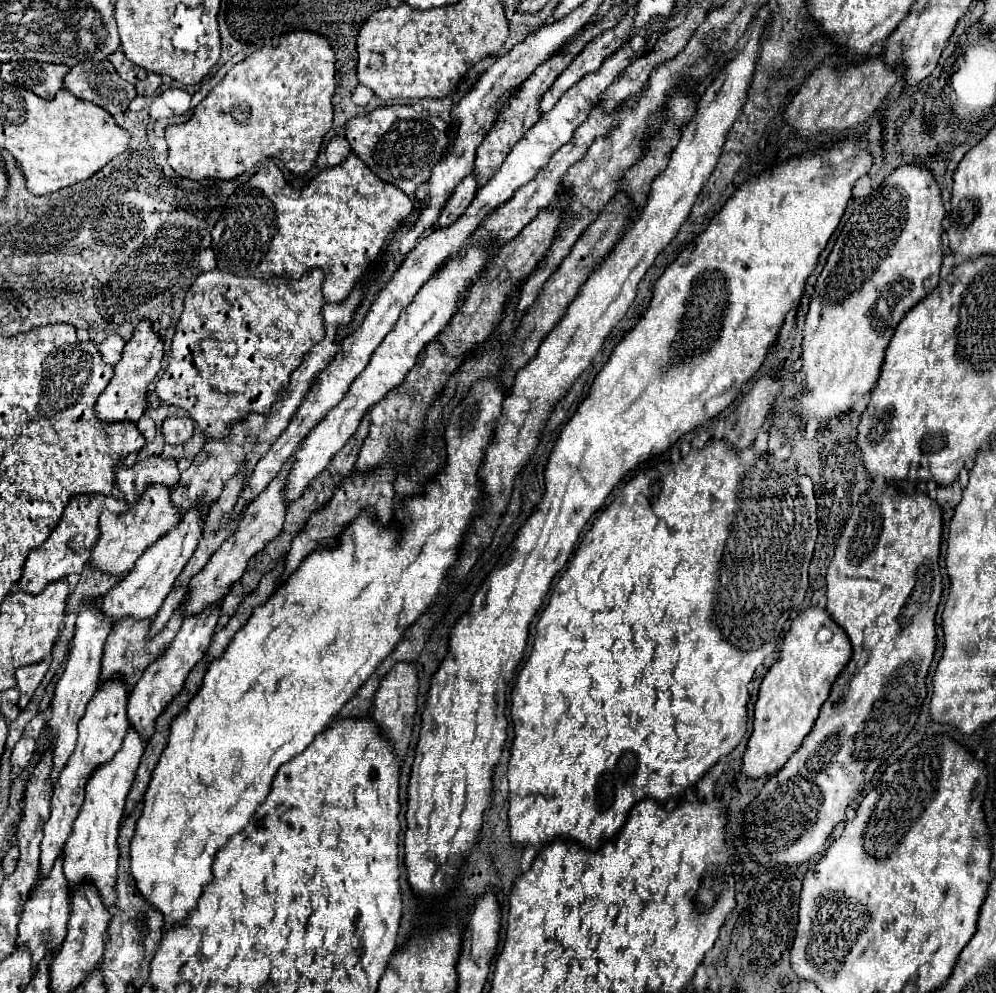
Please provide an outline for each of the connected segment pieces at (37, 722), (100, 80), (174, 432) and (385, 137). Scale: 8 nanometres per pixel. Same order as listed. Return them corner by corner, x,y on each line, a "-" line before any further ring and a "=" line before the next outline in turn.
39,713
39,715
35,715
35,717
27,723
23,735
25,735
25,737
31,737
31,739
39,739
43,727
45,727
45,715
=
107,59
75,65
65,75
65,89
79,99
107,109
111,115
125,111
137,95
135,87
121,79
=
167,417
161,425
165,443
183,445
193,435
193,421
189,417
=
385,105
377,107
367,115
357,115
349,119
345,137
351,149
363,163
385,183
391,183
413,195
415,189
431,177
431,169
441,161
445,149
445,131
449,123
439,115
431,115
425,109
415,109
411,105

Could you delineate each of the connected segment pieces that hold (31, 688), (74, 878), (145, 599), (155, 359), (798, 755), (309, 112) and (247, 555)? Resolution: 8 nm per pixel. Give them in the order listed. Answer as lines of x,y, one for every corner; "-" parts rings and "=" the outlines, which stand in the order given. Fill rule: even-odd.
41,661
37,665
25,665
25,667
17,669
17,673
15,673
15,677
17,677
17,689
21,693
21,697
19,697
19,709
27,707
27,703
31,701
37,685
45,677
47,669
49,669
47,661
=
135,727
127,729
127,735
123,739
121,749
117,755
107,761
105,765
97,767
93,775
89,775
85,785
85,801
79,809
79,815
73,823
73,831
65,843
63,849
63,871
69,879
69,885
77,885
79,881
93,881
99,889
105,907
113,907
115,903
115,881
117,881
117,835
119,835
119,821
125,811
125,799
131,789
131,783
135,779
135,771
139,765
139,759
145,751
145,741
137,733
=
193,503
193,507
189,509
189,513
183,515
183,519
171,529
167,531
155,545
151,545
135,563
135,567
113,585
113,591
109,591
103,597
103,611
105,615
111,615
113,619
123,619
123,617
137,617
137,619
145,619
145,617
153,617
157,615
161,603
165,601
165,595
171,591
175,579
179,577
181,569
185,567
185,563
189,561
189,557
193,555
201,535
203,535
203,525
205,521
201,519
201,509
203,503
=
143,319
133,329
133,335
123,349
121,361
115,365
115,375
113,375
109,387
97,399
95,411
97,411
99,419
103,419
103,421
137,421
145,413
147,385
153,381
153,377
161,369
163,343
165,343
163,337
153,329
153,323
149,319
=
871,483
867,493
865,493
865,497
859,501
859,505
853,507
851,517
845,523
841,539
839,539
839,543
835,547
833,561
831,561
831,565
827,569
827,611
829,611
831,619
847,633
847,637
851,641
851,647
853,647
851,661
845,665
845,669
839,673
839,677
831,685
831,693
829,693
827,701
823,703
821,713
819,713
811,733
803,739
801,747
787,759
787,763
779,769
779,773
769,777
769,781
763,785
759,795
747,805
745,815
743,815
743,831
765,831
765,833
769,831
771,835
781,833
781,835
775,835
775,837
781,841
779,849
785,853
785,867
797,867
801,863
807,863
813,855
817,855
817,851
829,839
829,835
835,829
835,825
843,821
843,811
861,795
861,791
873,779
875,771
905,741
905,737
909,735
909,731
913,729
913,725
917,721
919,707
921,707
923,699
927,697
925,679
927,679
927,671
929,671
929,665
931,665
933,653
935,653
935,613
937,613
937,607
939,607
939,601
941,601
939,551
941,551
941,509
927,495
903,495
903,493
895,493
893,497
887,497
885,493
875,495
875,483
-
797,821
799,823
807,821
807,831
791,831
791,823
797,823
=
289,31
289,33
285,33
281,37
277,47
257,49
255,53
245,57
241,63
237,63
225,75
225,79
195,107
195,111
193,111
189,121
179,123
179,125
169,125
165,129
165,141
167,141
167,147
169,147
167,161
181,177
187,177
187,179
235,179
243,171
251,169
253,165
257,165
265,157
281,157
285,167
295,175
307,173
311,169
311,165
315,163
317,153
319,153
321,143
323,143
323,137
331,129
331,123
333,123
333,95
335,95
335,53
333,53
329,41
323,35
317,35
317,33
311,33
311,31
=
291,455
291,459
283,465
281,473
259,493
259,497
247,507
245,515
241,517
239,525
237,525
237,531
227,537
223,541
223,545
209,557
207,565
193,577
193,583
189,583
189,595
187,595
187,601
183,603
185,607
185,615
197,615
203,611
203,607
207,605
213,605
217,603
219,599
223,599
223,595
227,595
229,591
229,585
233,585
237,579
241,579
245,567
247,567
247,561
257,553
261,551
271,539
275,539
281,529
283,529
283,521
285,521
285,491
287,491
287,475
291,471
295,463
295,455

